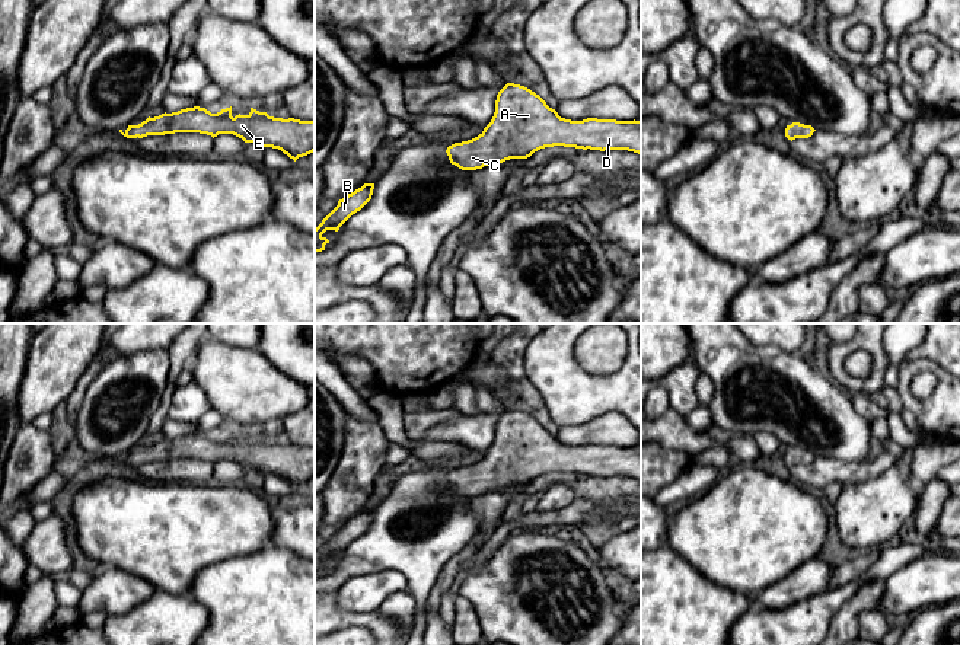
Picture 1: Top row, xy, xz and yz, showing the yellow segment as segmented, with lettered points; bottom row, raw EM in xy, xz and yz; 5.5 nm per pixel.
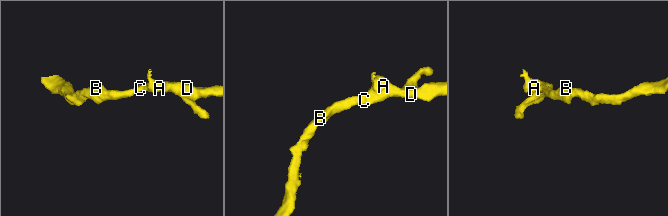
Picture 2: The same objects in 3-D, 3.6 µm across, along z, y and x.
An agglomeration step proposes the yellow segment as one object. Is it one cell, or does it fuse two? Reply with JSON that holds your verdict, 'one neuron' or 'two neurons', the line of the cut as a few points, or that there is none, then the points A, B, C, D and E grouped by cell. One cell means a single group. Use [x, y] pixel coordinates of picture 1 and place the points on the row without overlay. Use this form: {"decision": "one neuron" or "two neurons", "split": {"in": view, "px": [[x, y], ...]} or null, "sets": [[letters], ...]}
{"decision": "one neuron", "split": null, "sets": [["A", "B", "C", "D", "E"]]}

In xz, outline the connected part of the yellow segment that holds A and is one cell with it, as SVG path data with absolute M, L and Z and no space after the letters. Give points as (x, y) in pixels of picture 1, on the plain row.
M507 409L497 421L494 443L484 457L449 472L446 479L459 495L476 496L510 485L527 485L554 472L641 480L641 447L565 446L530 415Z

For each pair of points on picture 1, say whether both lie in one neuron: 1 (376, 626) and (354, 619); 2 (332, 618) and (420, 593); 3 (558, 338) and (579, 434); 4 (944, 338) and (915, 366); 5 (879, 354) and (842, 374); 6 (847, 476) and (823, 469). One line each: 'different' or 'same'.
1: same
2: different
3: different
4: different
5: same
6: same

